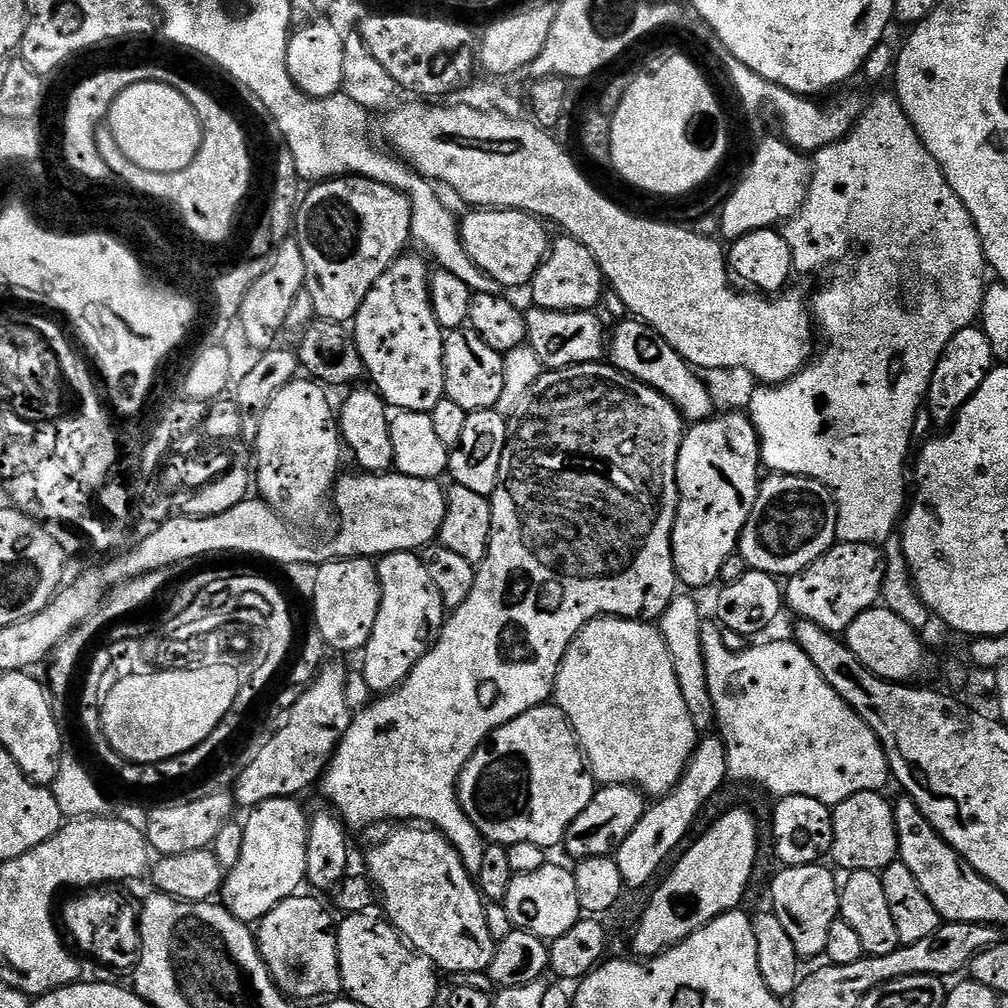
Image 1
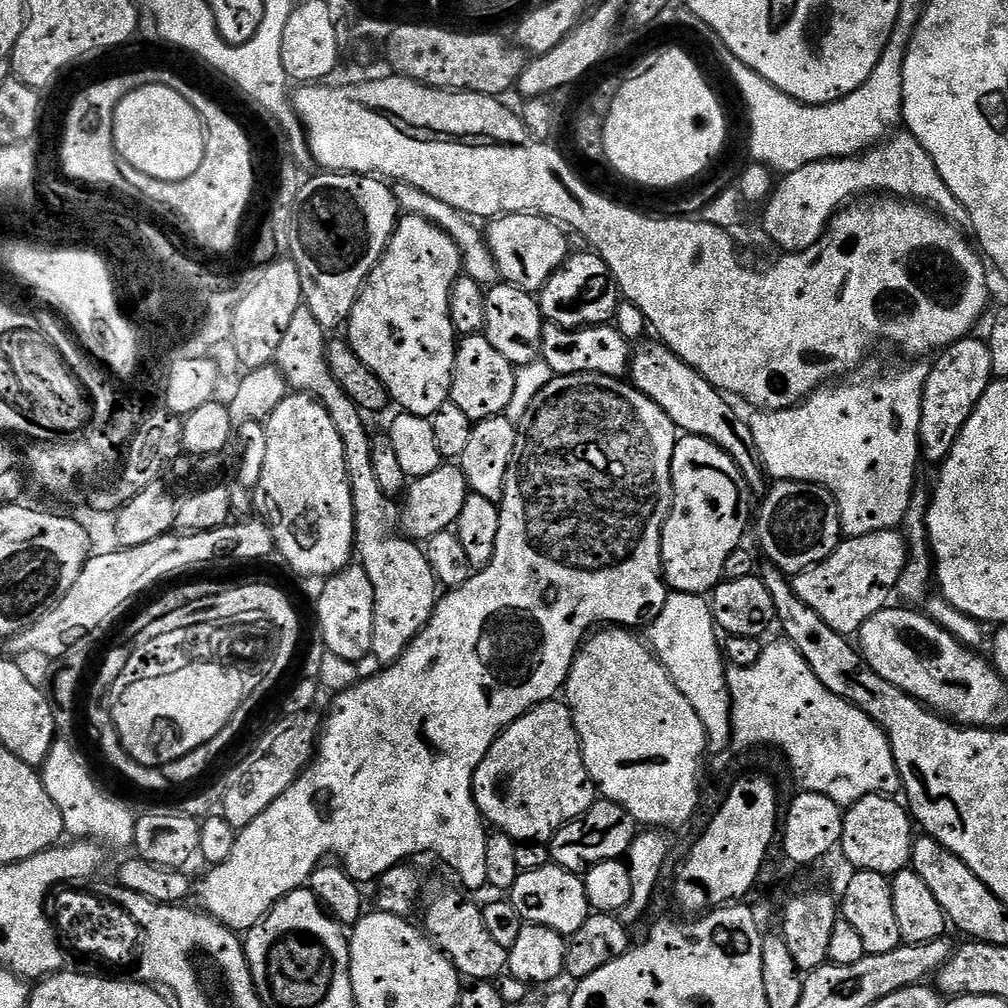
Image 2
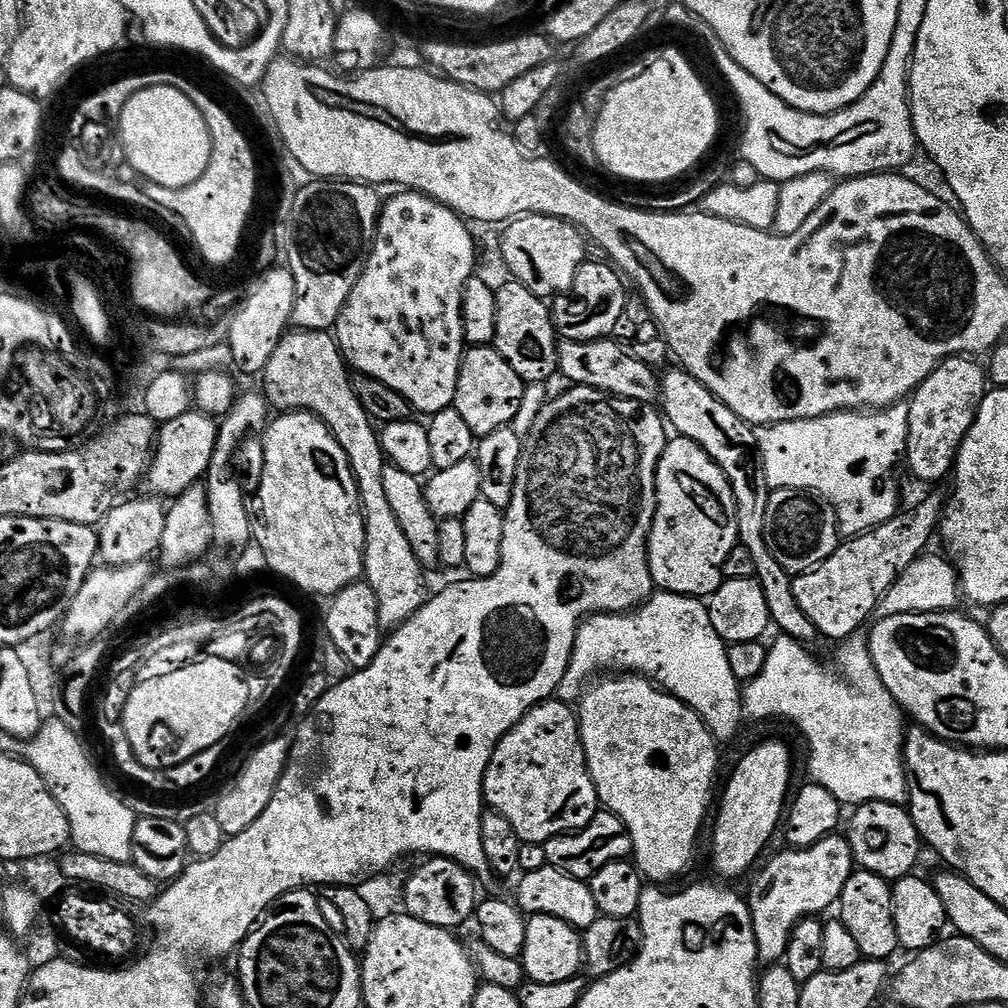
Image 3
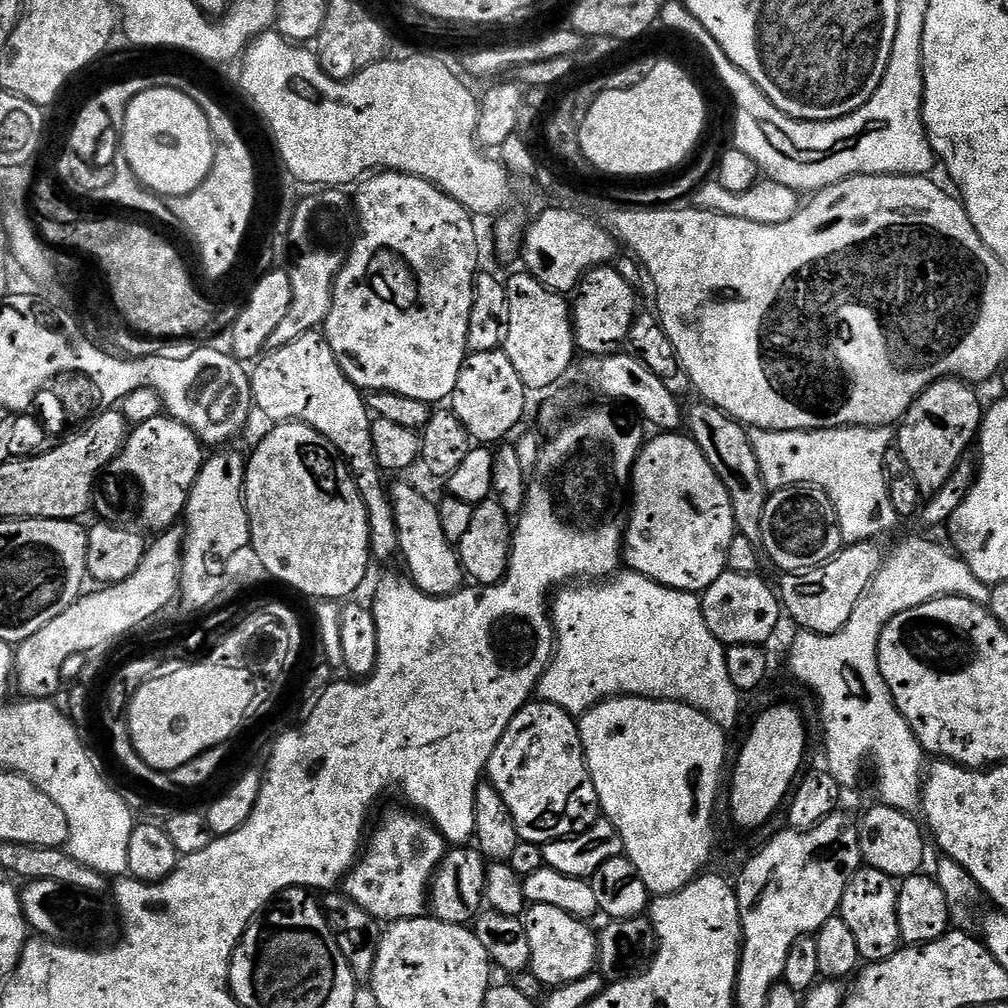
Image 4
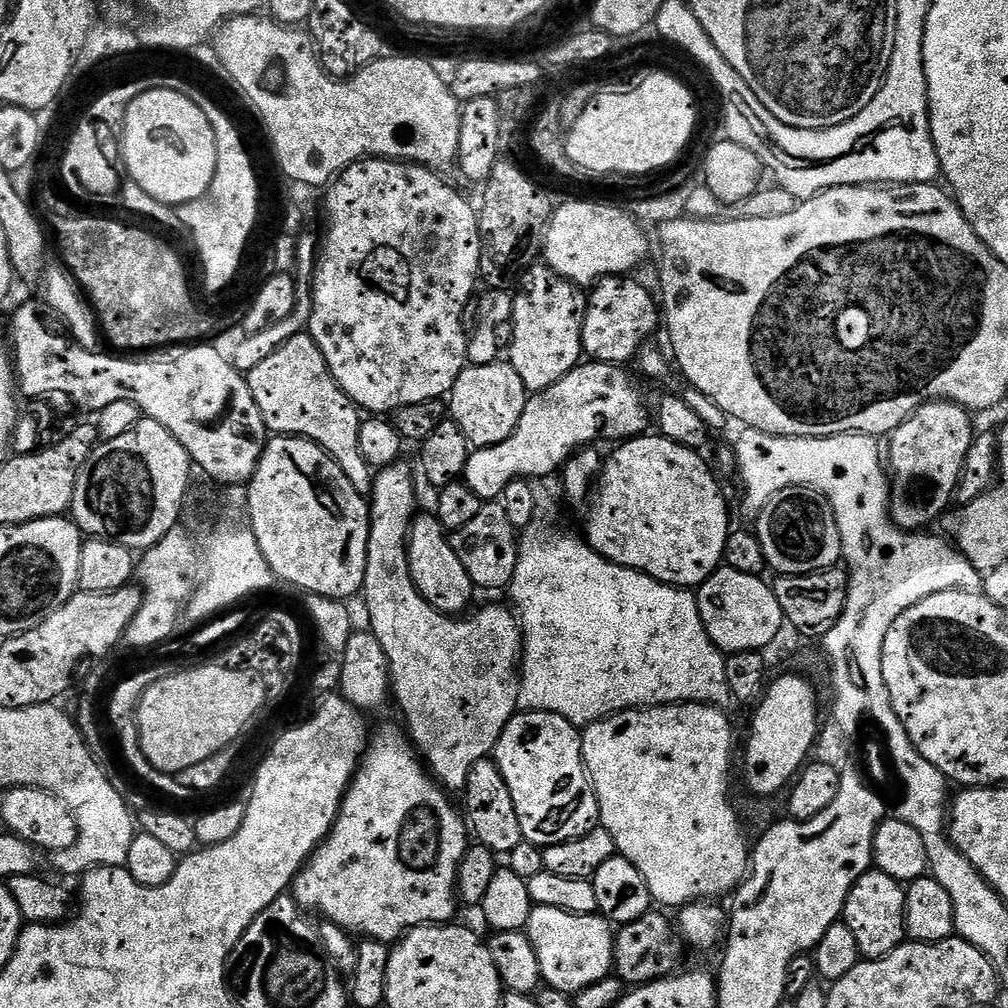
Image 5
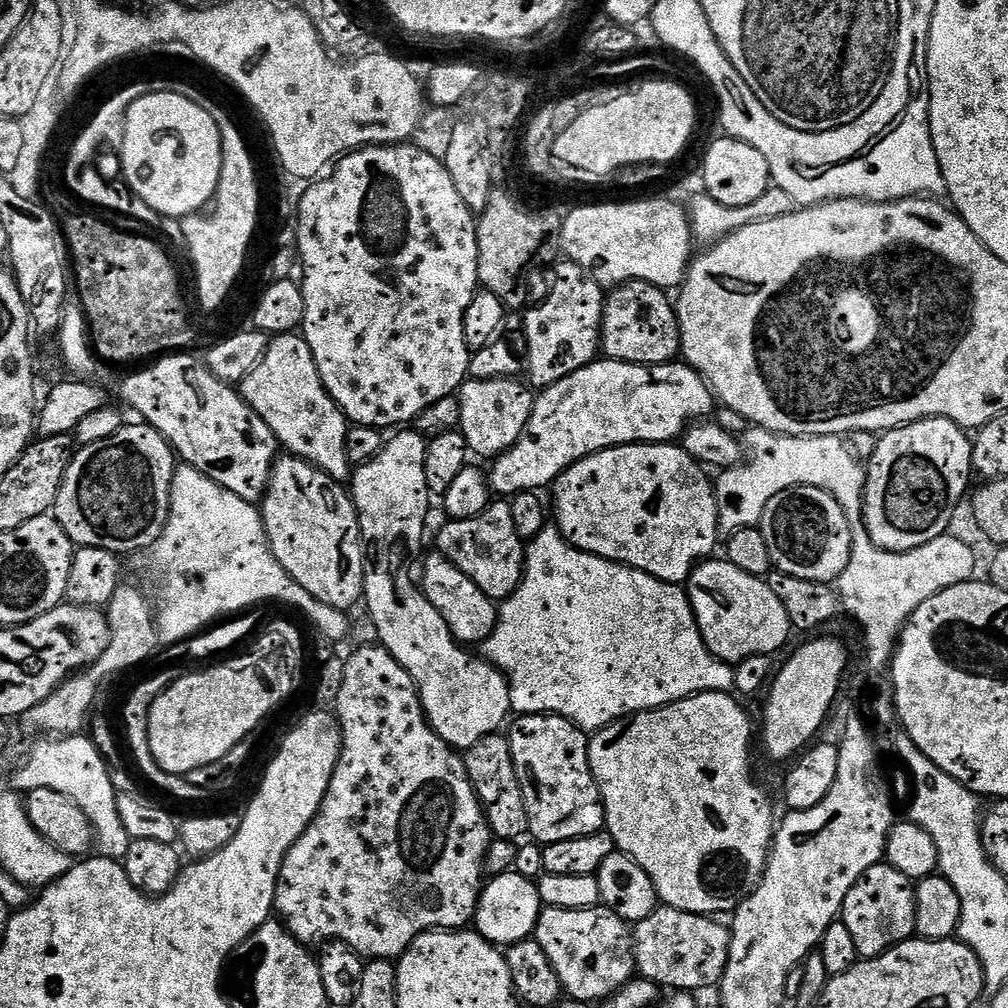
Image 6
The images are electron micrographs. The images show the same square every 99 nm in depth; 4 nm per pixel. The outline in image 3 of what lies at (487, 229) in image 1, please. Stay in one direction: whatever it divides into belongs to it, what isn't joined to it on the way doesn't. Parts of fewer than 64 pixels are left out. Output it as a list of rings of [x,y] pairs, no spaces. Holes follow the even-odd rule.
[[[529,214],[517,216],[504,230],[504,237],[500,240],[500,256],[515,283],[526,286],[541,298],[555,298],[571,292],[578,270],[586,263],[586,237],[581,229],[569,220],[559,220],[557,216]]]

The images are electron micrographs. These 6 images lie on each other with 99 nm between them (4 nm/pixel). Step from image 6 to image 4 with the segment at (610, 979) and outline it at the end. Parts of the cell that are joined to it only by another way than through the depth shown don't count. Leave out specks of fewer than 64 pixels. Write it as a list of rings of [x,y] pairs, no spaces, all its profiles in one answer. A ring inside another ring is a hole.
[[[533,904],[525,911],[523,917],[526,926],[526,938],[530,938],[530,970],[538,977],[541,984],[555,986],[566,982],[578,982],[578,978],[586,978],[596,967],[595,931],[587,928],[583,919],[566,914],[566,910],[558,910],[558,906],[542,906]]]

